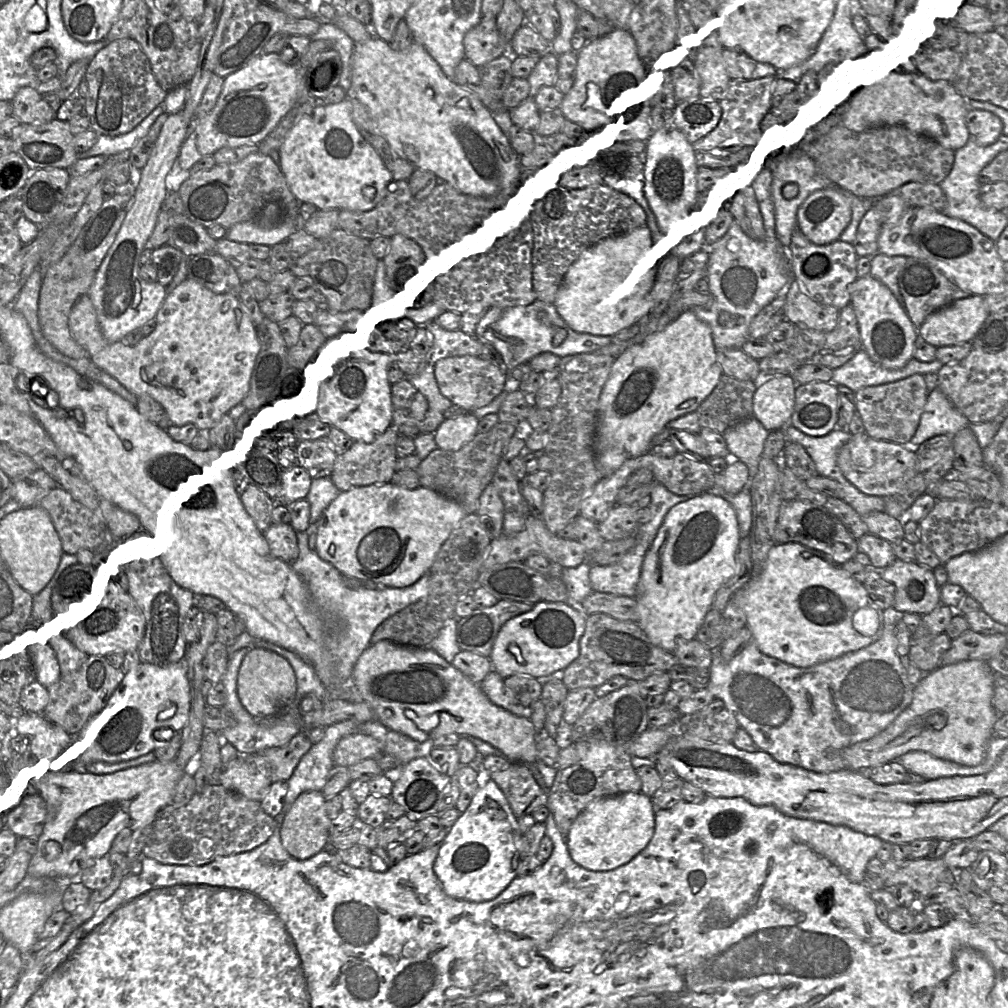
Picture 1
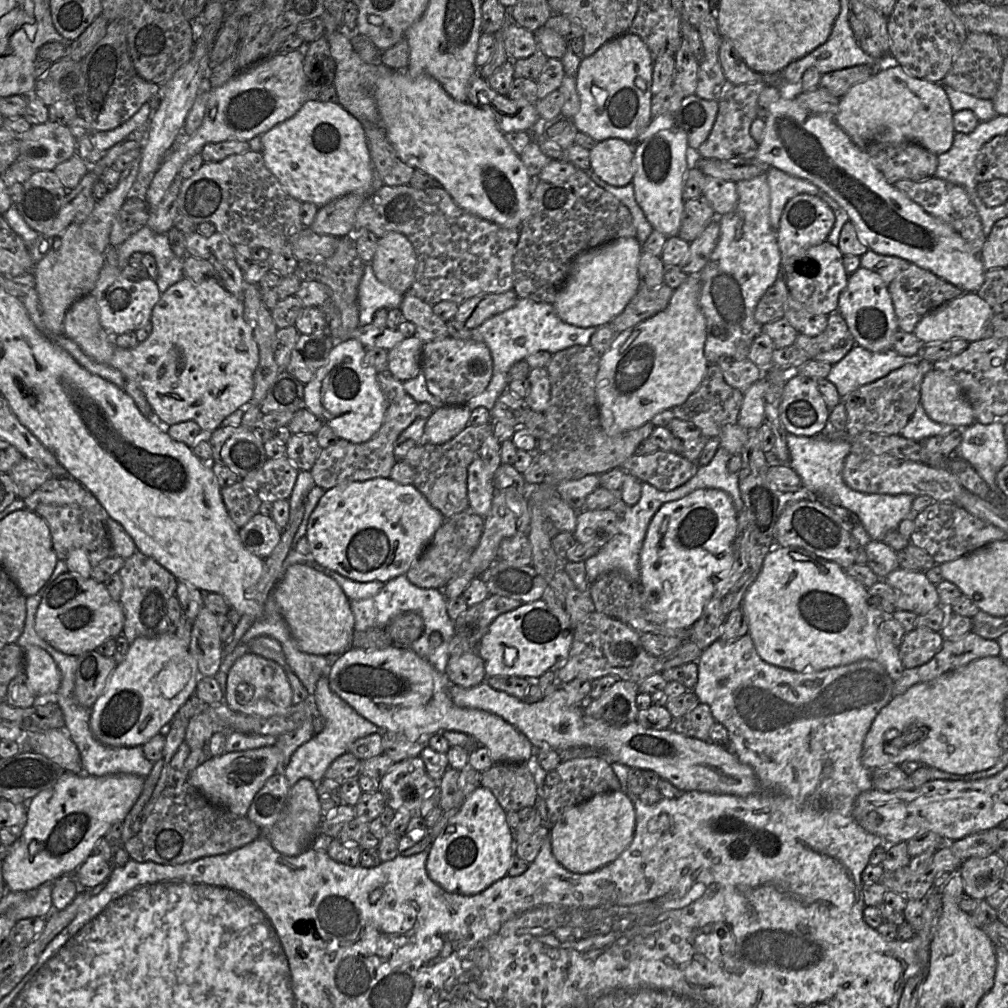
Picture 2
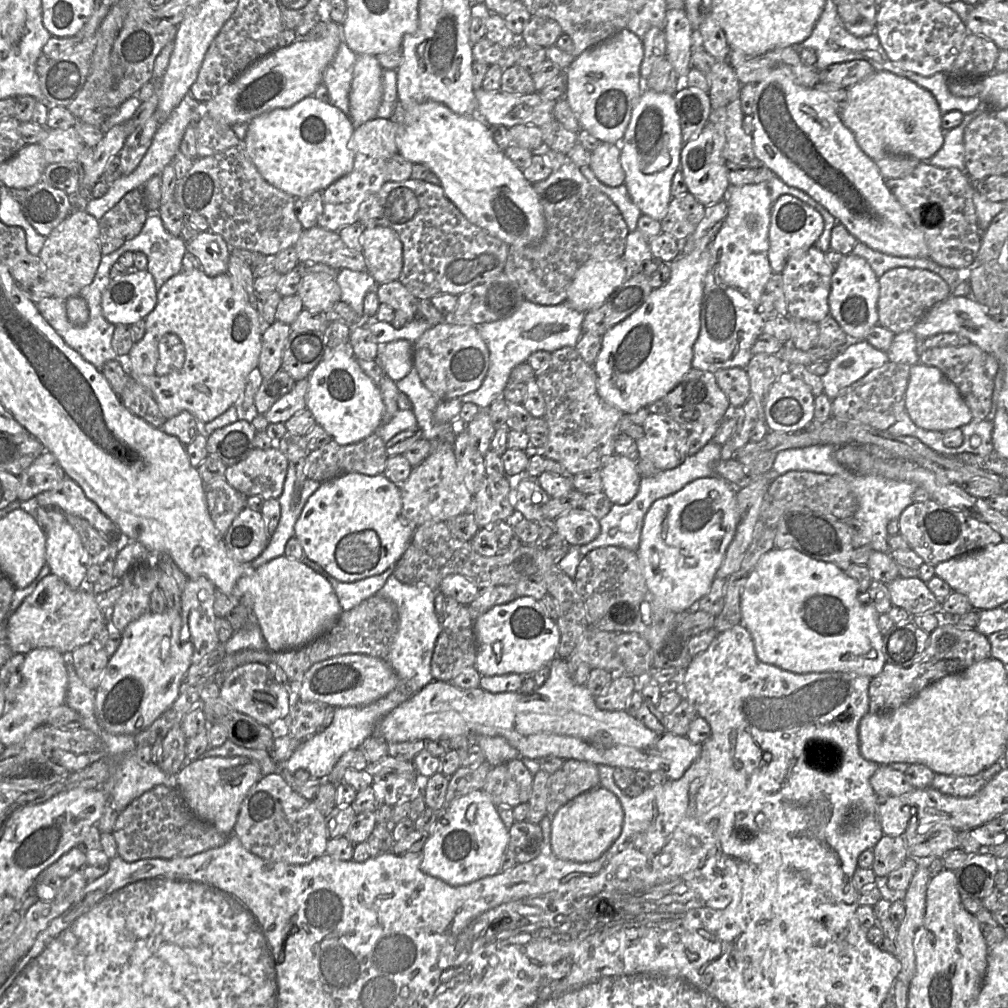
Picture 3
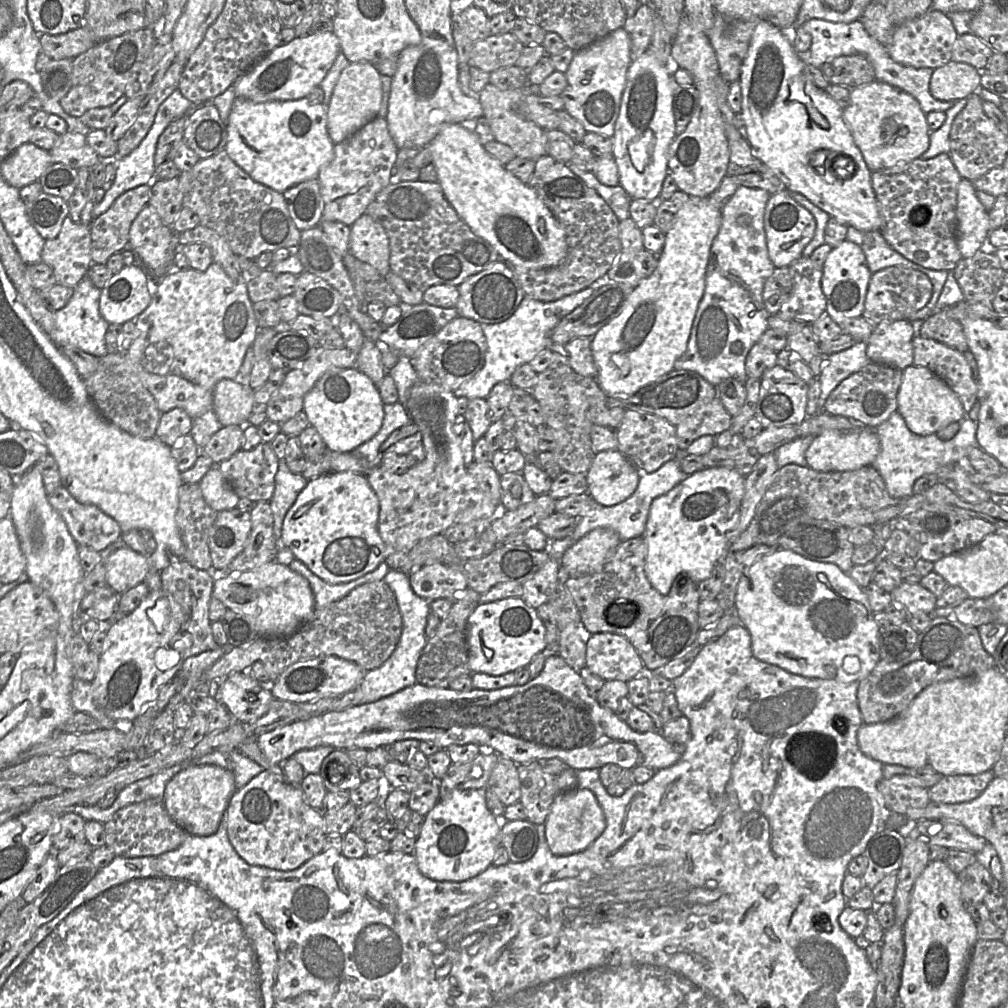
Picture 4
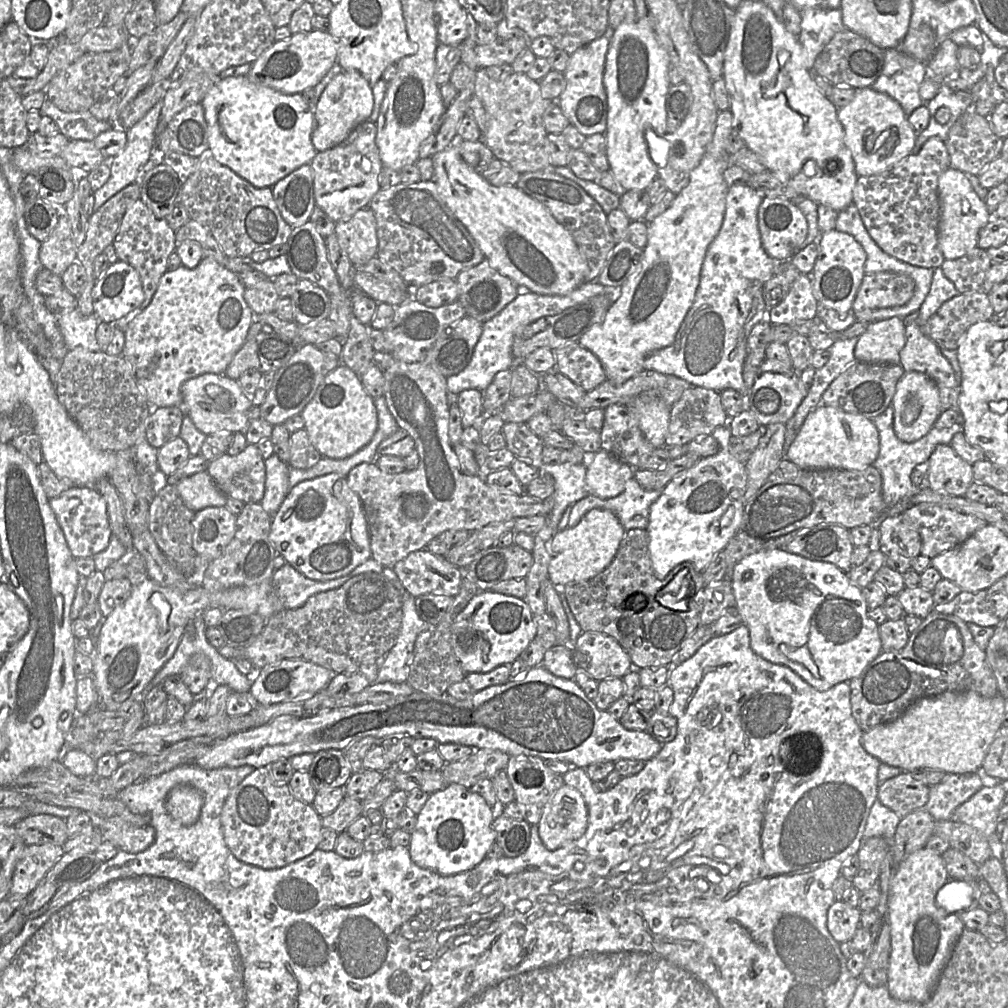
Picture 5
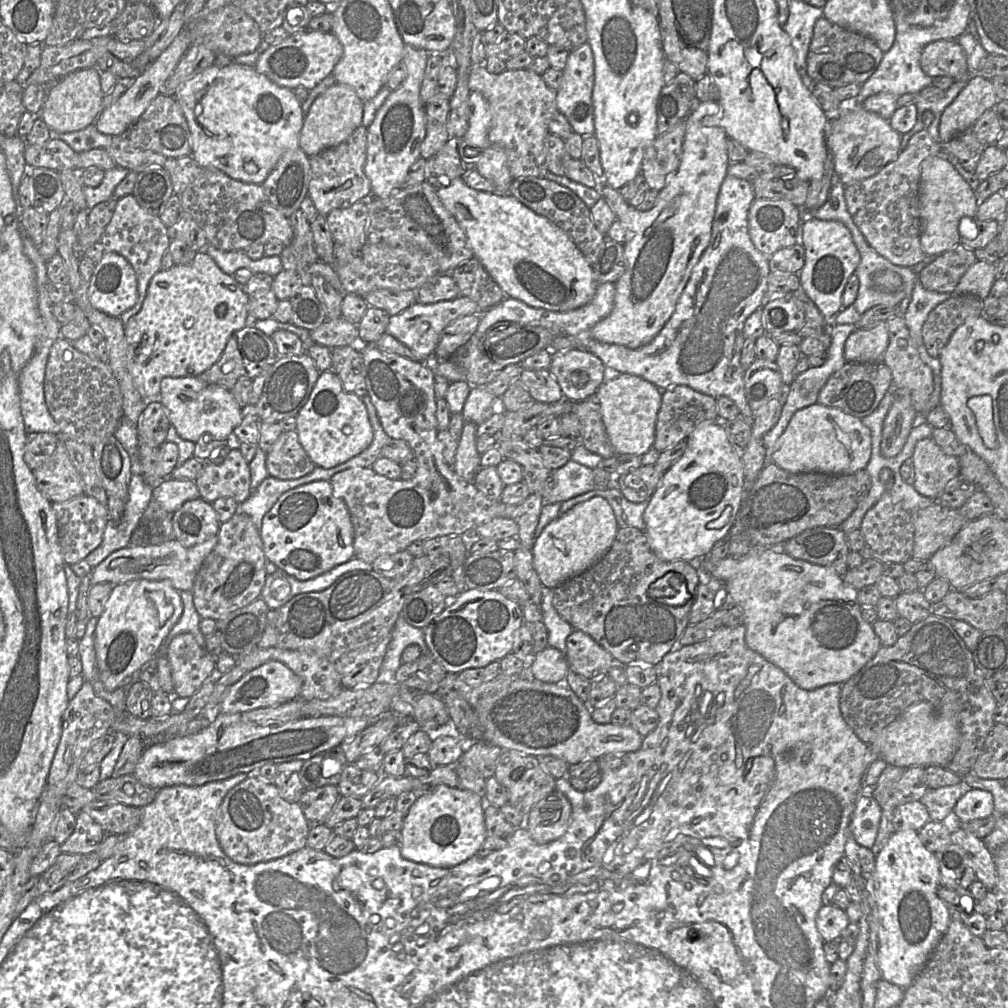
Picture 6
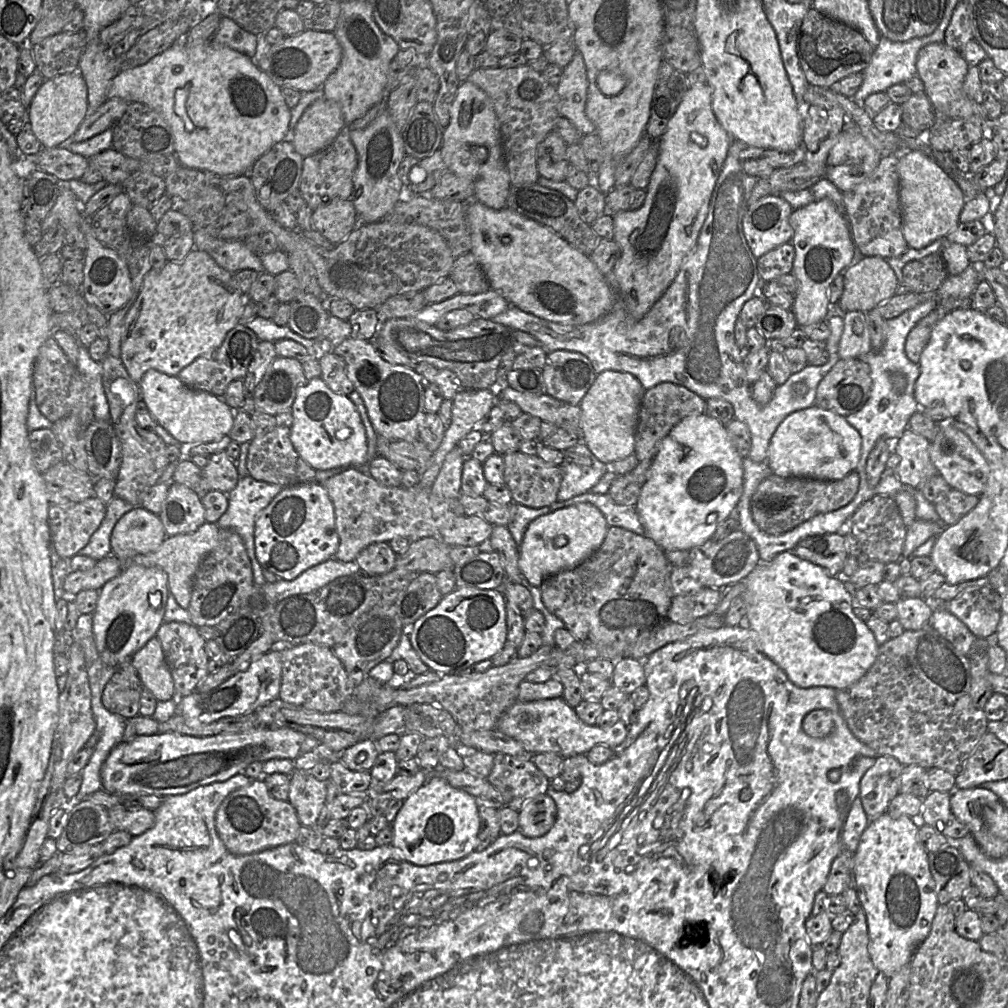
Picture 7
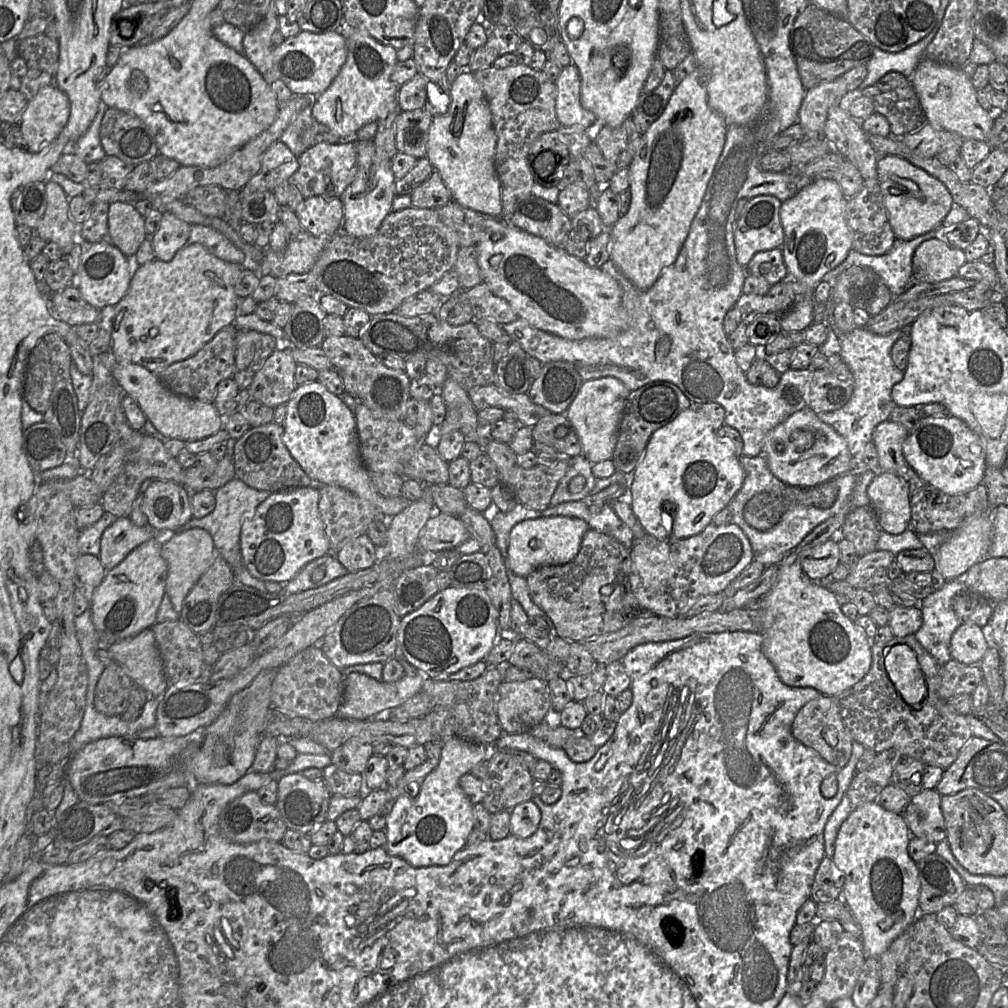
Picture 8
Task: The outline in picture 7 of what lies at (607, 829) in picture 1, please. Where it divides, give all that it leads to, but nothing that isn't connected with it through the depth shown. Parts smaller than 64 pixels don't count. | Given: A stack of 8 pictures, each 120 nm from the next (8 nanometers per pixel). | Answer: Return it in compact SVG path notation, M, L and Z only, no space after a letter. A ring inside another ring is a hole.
M547 794L529 800L519 812L519 830L524 836L537 838L546 835L557 818L557 805Z

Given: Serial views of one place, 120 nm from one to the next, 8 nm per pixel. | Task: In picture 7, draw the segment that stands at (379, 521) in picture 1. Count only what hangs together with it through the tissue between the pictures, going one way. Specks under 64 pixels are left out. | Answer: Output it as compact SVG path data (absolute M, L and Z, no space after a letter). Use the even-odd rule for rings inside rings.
M320 483L283 489L255 520L254 549L265 570L291 581L305 570L334 558L339 547L333 503Z

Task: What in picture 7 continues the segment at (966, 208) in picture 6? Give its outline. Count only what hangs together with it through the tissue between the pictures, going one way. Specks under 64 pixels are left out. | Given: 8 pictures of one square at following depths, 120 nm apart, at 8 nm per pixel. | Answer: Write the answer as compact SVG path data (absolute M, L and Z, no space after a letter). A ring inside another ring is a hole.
M912 150L898 162L902 232L910 248L921 249L946 235L959 223L966 198L957 183L926 153Z

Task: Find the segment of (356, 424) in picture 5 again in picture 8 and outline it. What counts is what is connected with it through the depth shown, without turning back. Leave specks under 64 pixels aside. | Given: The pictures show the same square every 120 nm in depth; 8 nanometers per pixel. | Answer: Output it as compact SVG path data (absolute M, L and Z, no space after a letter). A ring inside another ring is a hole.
M314 381L299 385L286 403L286 407L287 413L283 424L283 442L291 456L312 480L320 481L325 485L337 485L345 488L356 496L371 502L388 517L393 517L410 506L412 502L403 496L384 498L375 490L371 481L370 472L360 456L354 413L344 403L341 397L329 392L319 381Z

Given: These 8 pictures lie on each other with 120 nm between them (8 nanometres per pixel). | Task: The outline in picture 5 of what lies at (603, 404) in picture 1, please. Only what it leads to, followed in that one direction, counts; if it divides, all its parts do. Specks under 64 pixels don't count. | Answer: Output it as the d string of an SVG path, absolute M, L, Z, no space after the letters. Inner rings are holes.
M719 111L712 141L707 147L699 165L690 173L689 184L676 195L670 207L648 224L647 244L636 272L619 288L617 299L607 310L603 320L594 324L578 340L578 343L592 352L601 362L609 381L622 384L644 370L647 356L670 346L691 308L697 288L705 255L723 223L725 199L728 187L723 172L728 167L729 153L726 141L732 132L731 111Z

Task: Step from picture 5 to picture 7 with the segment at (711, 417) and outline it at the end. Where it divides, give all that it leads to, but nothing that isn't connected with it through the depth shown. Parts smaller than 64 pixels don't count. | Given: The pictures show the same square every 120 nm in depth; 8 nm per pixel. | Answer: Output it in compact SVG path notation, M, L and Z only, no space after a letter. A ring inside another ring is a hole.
M660 383L647 389L642 397L635 431L634 455L640 464L644 460L653 460L662 440L674 426L688 416L706 414L706 400L686 387L674 383Z

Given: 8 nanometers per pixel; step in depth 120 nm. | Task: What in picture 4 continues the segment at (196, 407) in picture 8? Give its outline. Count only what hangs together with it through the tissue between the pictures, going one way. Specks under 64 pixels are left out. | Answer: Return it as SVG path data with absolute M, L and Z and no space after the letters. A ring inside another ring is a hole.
M222 379L213 391L213 408L223 427L244 426L249 422L254 402L254 390L238 379Z

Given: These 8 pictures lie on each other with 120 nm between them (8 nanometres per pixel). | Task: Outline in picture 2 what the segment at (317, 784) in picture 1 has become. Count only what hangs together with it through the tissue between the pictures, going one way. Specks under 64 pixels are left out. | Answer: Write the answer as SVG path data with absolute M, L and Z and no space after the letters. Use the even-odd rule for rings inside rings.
M322 676L318 680L313 697L319 712L325 719L325 728L297 748L285 766L283 775L286 777L290 788L301 778L319 783L324 778L325 772L331 763L340 755L348 752L353 742L370 734L382 732L377 725L357 713L331 690L327 676Z

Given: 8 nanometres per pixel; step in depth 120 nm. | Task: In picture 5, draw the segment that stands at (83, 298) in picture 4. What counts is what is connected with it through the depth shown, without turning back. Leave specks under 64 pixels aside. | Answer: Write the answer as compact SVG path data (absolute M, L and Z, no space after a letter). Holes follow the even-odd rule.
M77 307L69 313L58 315L58 325L68 349L83 348L90 352L101 352L96 339L100 320L95 314L83 316Z

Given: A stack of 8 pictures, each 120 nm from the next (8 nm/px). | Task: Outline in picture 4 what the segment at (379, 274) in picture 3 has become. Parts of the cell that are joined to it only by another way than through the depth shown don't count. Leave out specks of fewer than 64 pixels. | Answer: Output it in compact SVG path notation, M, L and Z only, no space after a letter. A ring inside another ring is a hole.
M364 213L350 229L349 253L373 266L384 277L391 269L389 239L382 225Z

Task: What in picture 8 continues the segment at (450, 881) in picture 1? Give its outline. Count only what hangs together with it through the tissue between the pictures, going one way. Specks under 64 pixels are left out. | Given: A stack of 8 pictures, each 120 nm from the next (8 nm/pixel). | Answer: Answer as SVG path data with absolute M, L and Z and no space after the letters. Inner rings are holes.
M450 737L441 741L438 765L416 789L409 790L391 803L385 833L384 850L413 867L447 866L466 846L474 828L473 804L460 787L460 778L478 763L488 760L491 745Z

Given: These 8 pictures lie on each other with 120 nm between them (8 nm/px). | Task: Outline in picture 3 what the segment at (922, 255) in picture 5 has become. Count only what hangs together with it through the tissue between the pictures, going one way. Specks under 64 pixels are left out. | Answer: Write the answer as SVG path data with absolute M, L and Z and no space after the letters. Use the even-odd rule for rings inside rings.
M921 161L911 174L886 179L885 183L924 234L930 259L943 267L960 271L967 271L974 265L984 231L979 227L973 203L973 181L965 171Z

